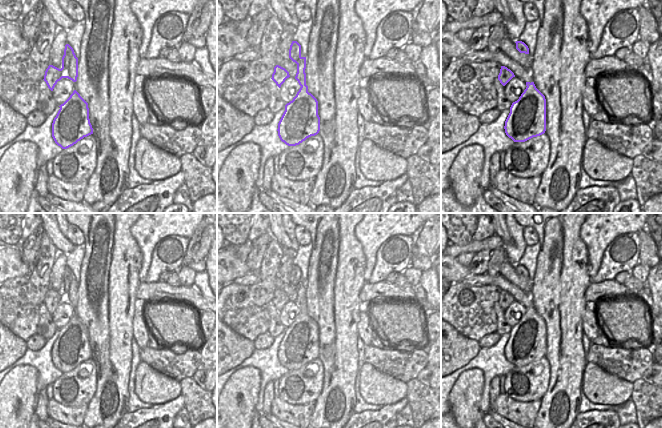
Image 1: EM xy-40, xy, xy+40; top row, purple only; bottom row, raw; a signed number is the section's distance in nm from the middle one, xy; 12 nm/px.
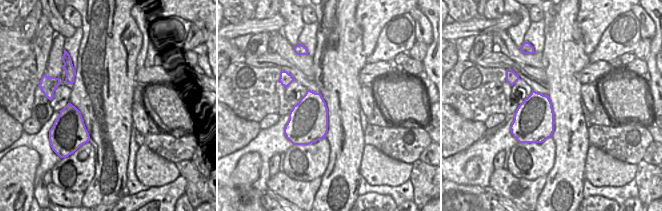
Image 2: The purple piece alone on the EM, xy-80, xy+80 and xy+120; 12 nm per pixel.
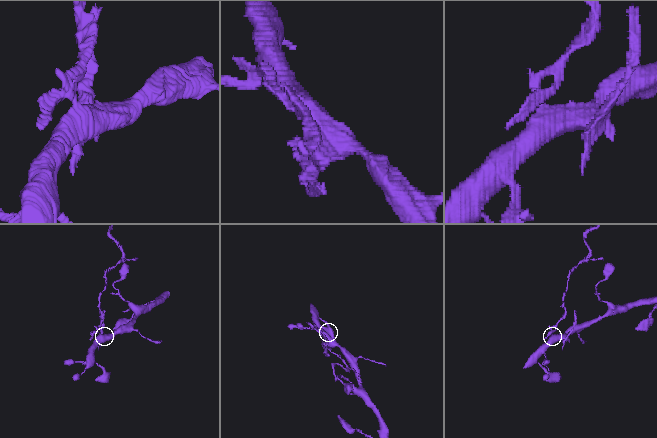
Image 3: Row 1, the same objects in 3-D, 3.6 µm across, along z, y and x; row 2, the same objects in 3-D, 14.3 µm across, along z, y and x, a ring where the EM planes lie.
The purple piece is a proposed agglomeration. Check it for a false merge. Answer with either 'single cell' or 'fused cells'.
fused cells

